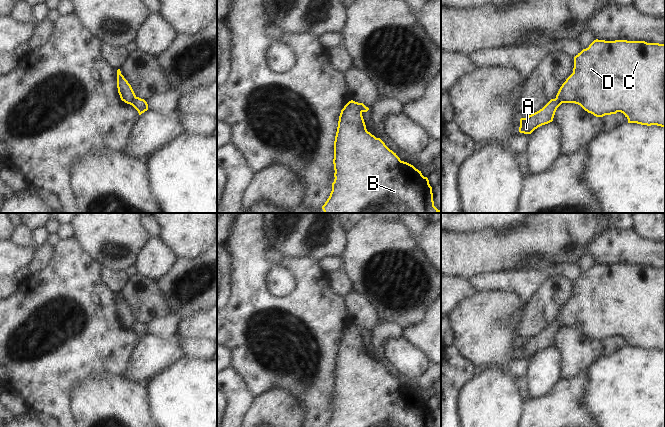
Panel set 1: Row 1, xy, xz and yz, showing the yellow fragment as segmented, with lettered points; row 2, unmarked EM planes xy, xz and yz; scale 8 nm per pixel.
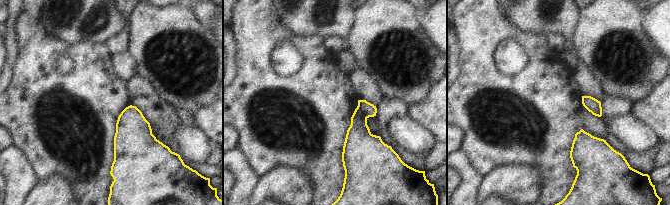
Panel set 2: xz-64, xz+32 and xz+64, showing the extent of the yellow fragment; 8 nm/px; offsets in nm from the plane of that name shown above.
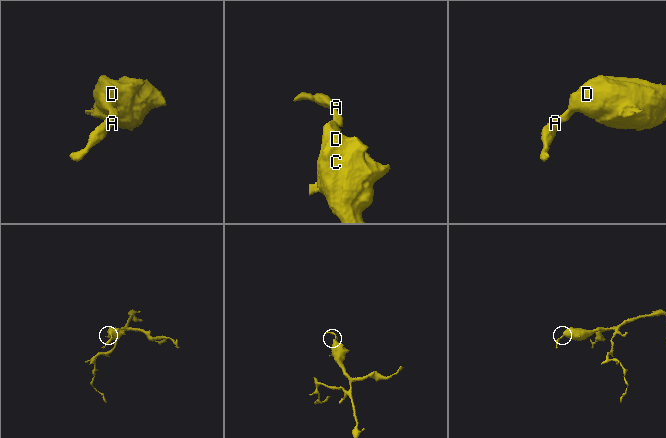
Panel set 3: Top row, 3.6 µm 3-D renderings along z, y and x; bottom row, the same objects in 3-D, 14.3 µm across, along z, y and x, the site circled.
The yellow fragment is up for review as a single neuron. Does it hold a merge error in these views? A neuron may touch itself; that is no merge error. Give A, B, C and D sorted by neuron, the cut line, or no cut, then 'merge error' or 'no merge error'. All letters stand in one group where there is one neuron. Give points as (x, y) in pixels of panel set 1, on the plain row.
A / B C D; cut in xz along (356, 326), (362, 335); merge error

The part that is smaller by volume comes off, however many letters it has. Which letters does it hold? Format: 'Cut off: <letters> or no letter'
Cut off: A

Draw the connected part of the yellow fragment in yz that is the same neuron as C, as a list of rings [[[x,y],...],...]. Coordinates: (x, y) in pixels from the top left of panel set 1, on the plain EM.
[[[596,263],[574,281],[573,297],[562,308],[556,322],[563,327],[578,328],[596,341],[621,336],[628,347],[665,351],[665,268]]]

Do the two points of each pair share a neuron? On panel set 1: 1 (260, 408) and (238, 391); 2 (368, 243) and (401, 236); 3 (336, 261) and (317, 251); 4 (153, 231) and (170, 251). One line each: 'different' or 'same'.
1: different
2: same
3: different
4: different

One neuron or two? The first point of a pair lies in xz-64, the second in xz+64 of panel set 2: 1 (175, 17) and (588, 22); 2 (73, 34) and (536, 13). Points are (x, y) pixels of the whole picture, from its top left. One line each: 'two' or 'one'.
1: one
2: one

